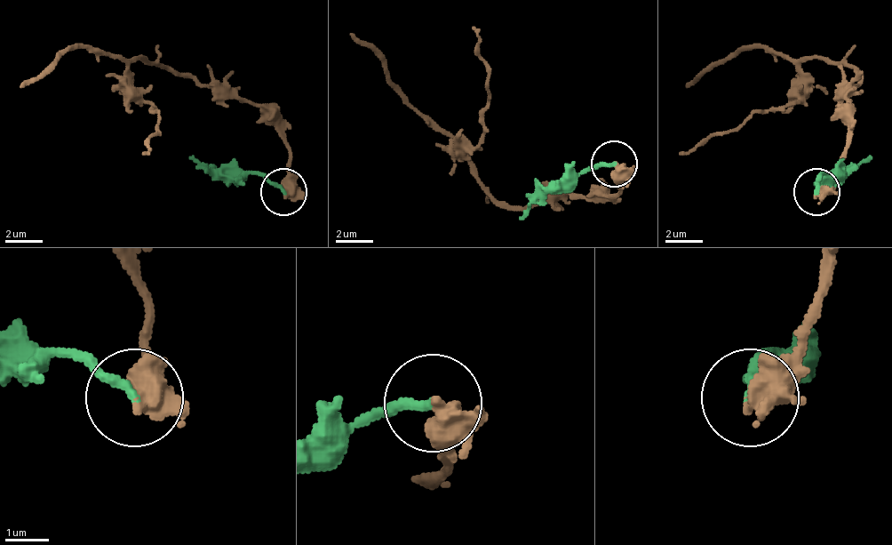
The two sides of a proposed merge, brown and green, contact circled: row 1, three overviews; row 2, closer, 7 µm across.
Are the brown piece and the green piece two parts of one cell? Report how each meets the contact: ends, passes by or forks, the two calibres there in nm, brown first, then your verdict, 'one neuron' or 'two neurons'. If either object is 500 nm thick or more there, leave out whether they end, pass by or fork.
brown forks there; green ends there; 360 nm thick on the brown side, 240 nm on the other; one neuron

